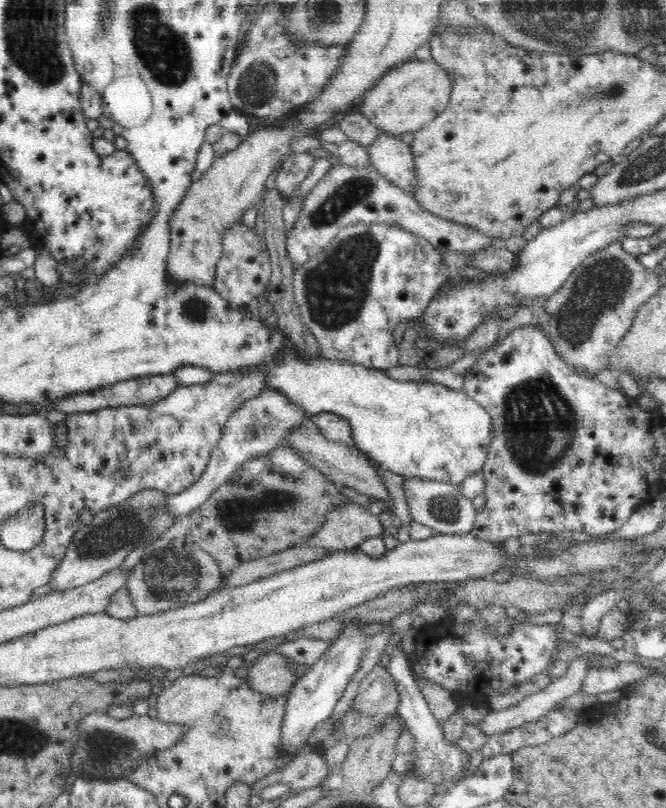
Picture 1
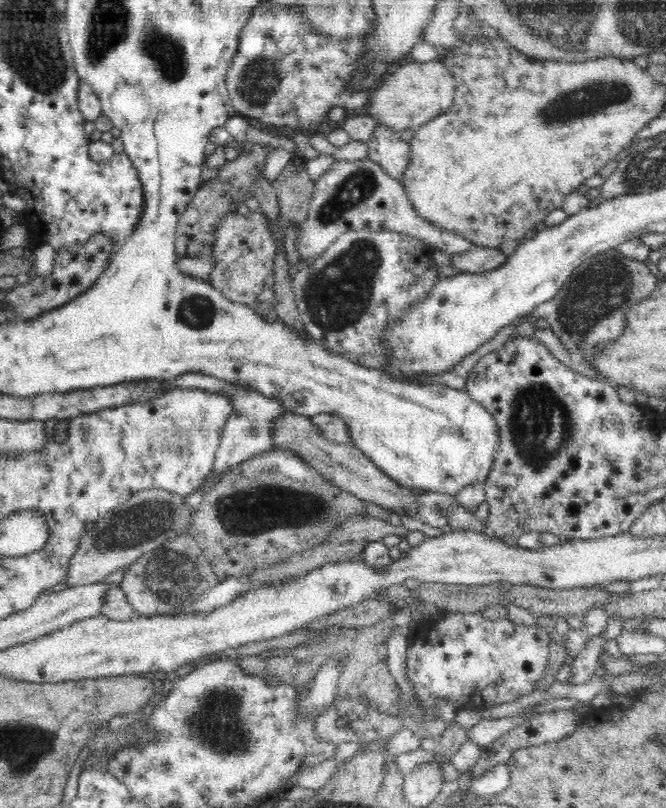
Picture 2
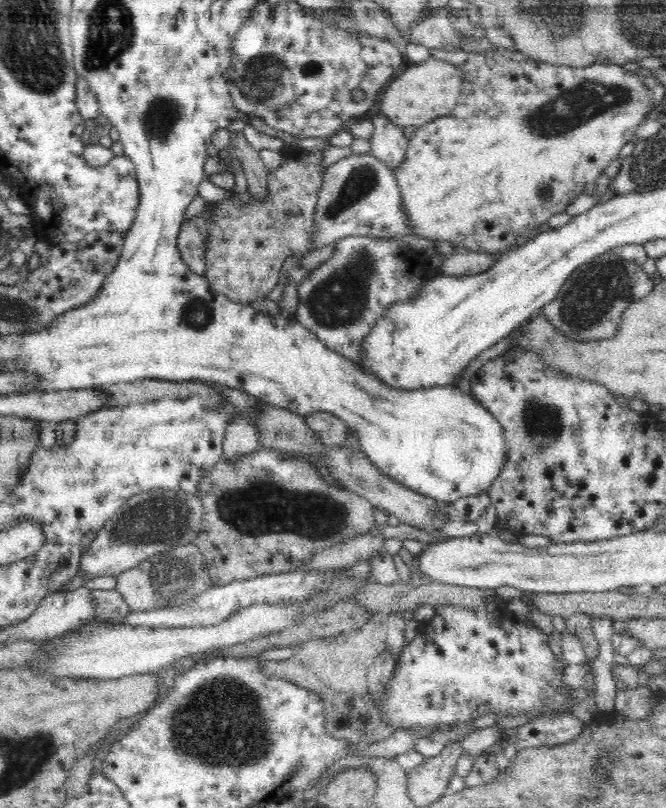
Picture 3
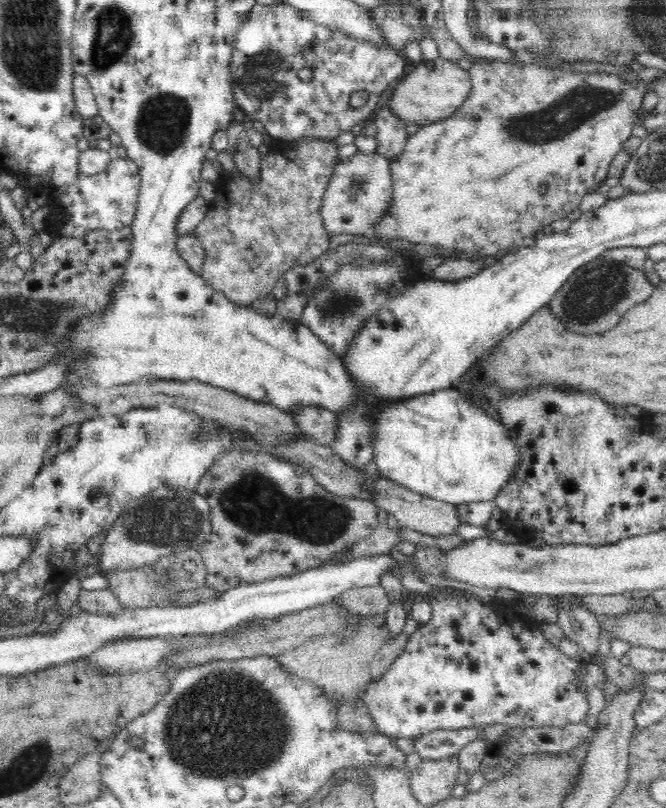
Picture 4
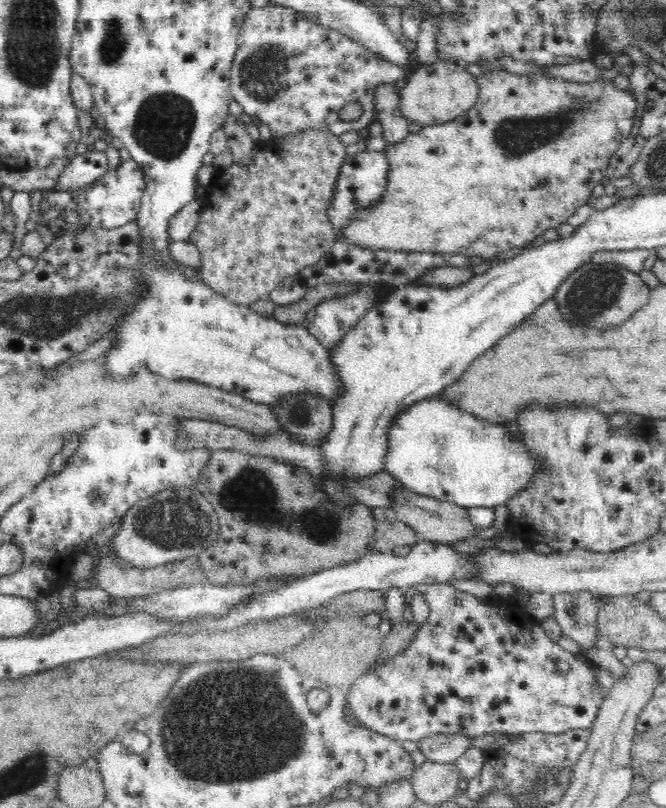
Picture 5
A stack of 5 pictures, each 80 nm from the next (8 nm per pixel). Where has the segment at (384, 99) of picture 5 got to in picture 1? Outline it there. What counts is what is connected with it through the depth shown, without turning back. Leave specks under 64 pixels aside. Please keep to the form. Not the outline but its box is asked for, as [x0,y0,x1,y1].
[367,132,416,193]

